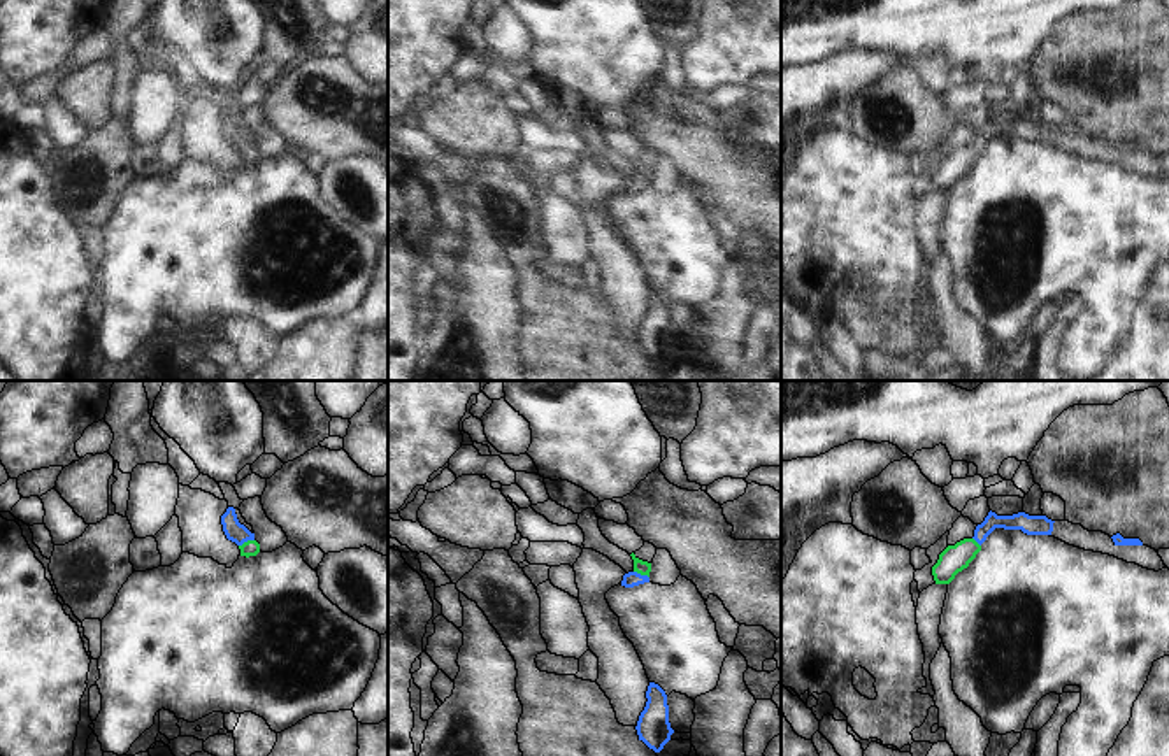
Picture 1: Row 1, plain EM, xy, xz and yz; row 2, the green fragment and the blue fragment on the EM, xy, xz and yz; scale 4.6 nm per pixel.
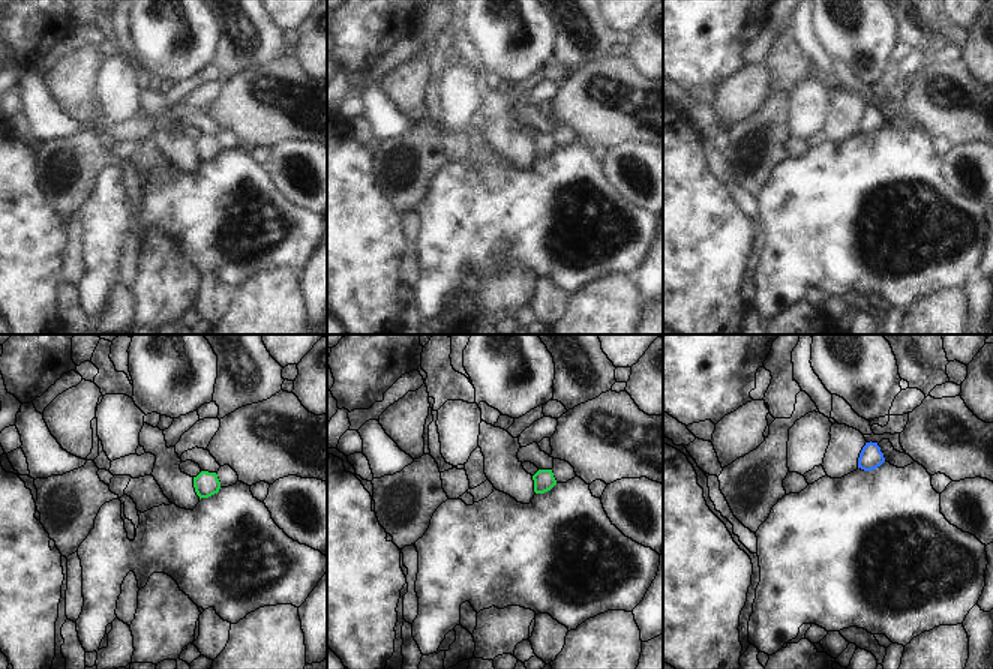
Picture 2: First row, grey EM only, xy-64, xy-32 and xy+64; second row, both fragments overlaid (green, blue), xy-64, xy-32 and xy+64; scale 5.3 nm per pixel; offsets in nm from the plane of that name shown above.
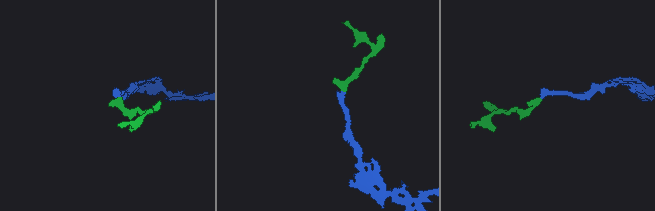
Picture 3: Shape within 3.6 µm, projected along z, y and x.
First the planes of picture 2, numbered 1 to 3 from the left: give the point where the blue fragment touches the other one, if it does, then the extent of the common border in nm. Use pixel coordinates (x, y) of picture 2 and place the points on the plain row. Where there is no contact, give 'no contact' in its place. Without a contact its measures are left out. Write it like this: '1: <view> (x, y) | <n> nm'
1: no contact
2: no contact
3: no contact

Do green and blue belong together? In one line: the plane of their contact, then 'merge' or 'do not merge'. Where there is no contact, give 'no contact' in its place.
xy | merge

